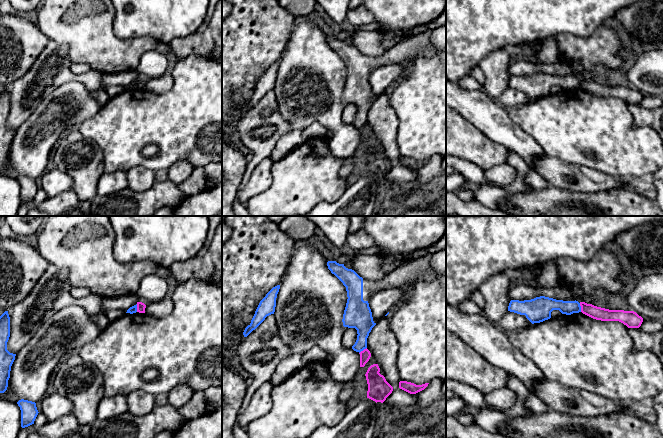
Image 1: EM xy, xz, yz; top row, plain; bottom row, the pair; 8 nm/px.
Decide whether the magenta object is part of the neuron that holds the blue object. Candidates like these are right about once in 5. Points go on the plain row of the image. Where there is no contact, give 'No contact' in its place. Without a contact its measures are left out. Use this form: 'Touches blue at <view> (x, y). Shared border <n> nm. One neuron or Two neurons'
Touches blue at yz (580, 83). Shared border 70 nm. Two neurons

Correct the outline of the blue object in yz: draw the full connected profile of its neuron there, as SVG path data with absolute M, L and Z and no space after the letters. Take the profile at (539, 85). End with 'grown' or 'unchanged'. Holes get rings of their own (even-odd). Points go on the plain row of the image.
M540 72L531 76L511 76L508 87L525 91L532 99L540 99L551 94L551 88L559 86L562 90L571 91L581 88L578 77L563 77Z; unchanged

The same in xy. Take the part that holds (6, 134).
M8 87L0 92L0 169L4 169L8 163L11 142L16 130L7 126L7 118L10 113L10 93Z; unchanged

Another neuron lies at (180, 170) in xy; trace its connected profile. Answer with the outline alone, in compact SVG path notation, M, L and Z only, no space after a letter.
M185 160L176 161L167 171L168 180L174 184L179 185L182 183L194 170L193 165Z

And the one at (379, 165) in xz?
M378 140L371 141L365 152L368 160L367 174L383 179L386 174L392 169L393 163L381 151Z

